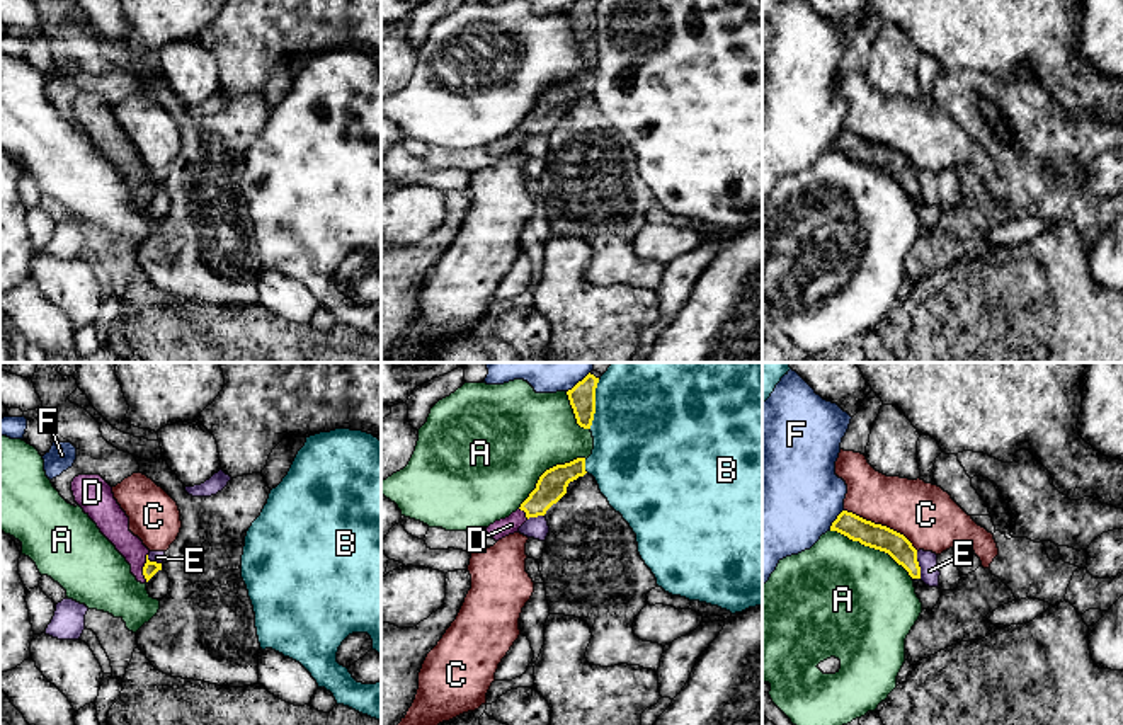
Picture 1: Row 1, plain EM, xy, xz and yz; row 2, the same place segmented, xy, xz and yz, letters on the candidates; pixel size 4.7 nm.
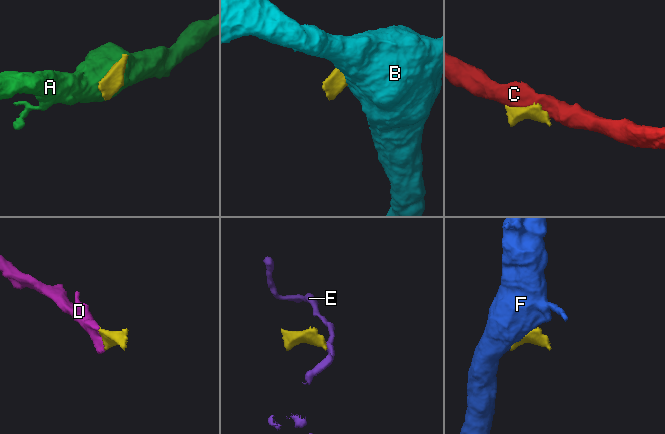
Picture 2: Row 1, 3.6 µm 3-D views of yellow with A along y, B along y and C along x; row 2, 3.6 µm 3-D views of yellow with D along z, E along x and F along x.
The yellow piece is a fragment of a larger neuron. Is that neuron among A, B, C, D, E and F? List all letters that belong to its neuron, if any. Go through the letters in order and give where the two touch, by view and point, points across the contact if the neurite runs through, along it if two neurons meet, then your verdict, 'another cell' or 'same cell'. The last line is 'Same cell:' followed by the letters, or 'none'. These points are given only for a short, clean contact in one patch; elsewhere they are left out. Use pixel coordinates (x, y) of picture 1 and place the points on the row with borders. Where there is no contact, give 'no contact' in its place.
A: contact yz (872, 547); another cell
B: contact xz (594, 404); another cell
C: contact yz (880, 525); another cell
D: contact xy (143, 567); way xy (150, 569), (143, 567), (114, 525); same cell
E: contact yz (917, 565); border yz (916, 552), (921, 577); another cell
F: contact yz (836, 519); another cell
Same cell: D

